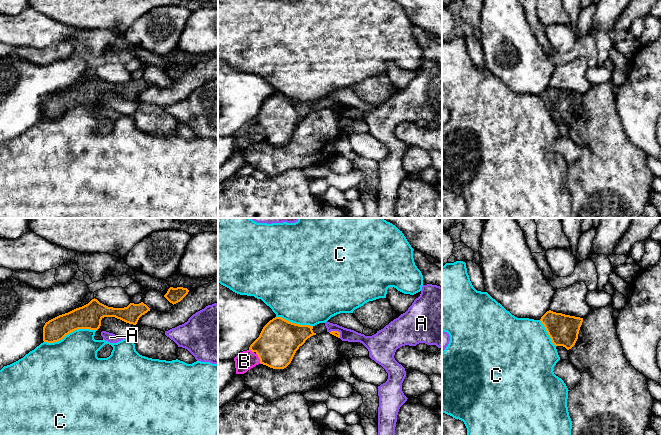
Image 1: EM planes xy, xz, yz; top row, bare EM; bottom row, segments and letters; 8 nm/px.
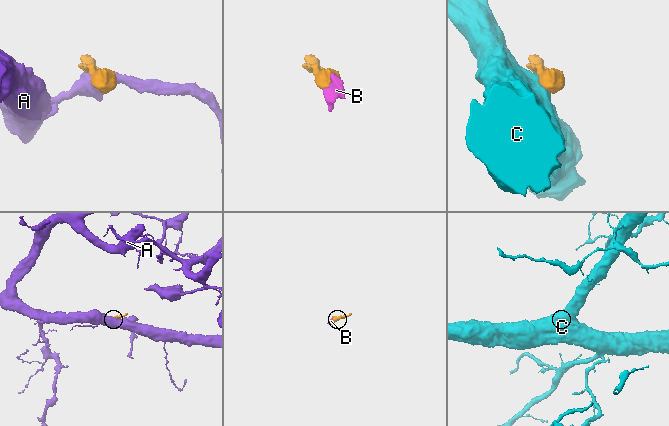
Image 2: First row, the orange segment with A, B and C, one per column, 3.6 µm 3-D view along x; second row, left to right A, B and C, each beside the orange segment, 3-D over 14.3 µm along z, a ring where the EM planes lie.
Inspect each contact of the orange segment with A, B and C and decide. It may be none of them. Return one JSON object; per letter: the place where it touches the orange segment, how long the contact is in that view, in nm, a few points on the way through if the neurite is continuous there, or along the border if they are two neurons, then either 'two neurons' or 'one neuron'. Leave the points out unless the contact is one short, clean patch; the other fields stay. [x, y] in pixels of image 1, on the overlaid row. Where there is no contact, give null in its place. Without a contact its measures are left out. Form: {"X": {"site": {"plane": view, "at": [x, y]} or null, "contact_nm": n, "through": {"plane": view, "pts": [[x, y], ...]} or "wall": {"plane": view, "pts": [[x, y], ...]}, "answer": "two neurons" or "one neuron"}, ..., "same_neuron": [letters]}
{"A": {"site": {"plane": "xz", "at": [336, 331]}, "contact_nm": 110, "wall": {"plane": "xz", "pts": [[329, 331], [337, 331], [340, 337]]}, "answer": "two neurons"}, "B": {"site": {"plane": "xz", "at": [259, 358]}, "contact_nm": 100, "through": {"plane": "xz", "pts": [[279, 340], [259, 358], [244, 361]]}, "answer": "one neuron"}, "C": {"site": {"plane": "xy", "at": [70, 332]}, "contact_nm": 440, "answer": "two neurons"}, "same_neuron": ["B"]}

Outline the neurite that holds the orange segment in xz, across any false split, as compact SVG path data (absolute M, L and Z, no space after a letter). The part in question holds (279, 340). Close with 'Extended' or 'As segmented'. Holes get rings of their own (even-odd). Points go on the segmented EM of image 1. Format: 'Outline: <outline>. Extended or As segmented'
Outline: M282 317L273 318L249 349L234 358L236 374L244 374L258 364L273 369L286 368L299 347L316 335L312 329L313 326L295 324Z. Extended

